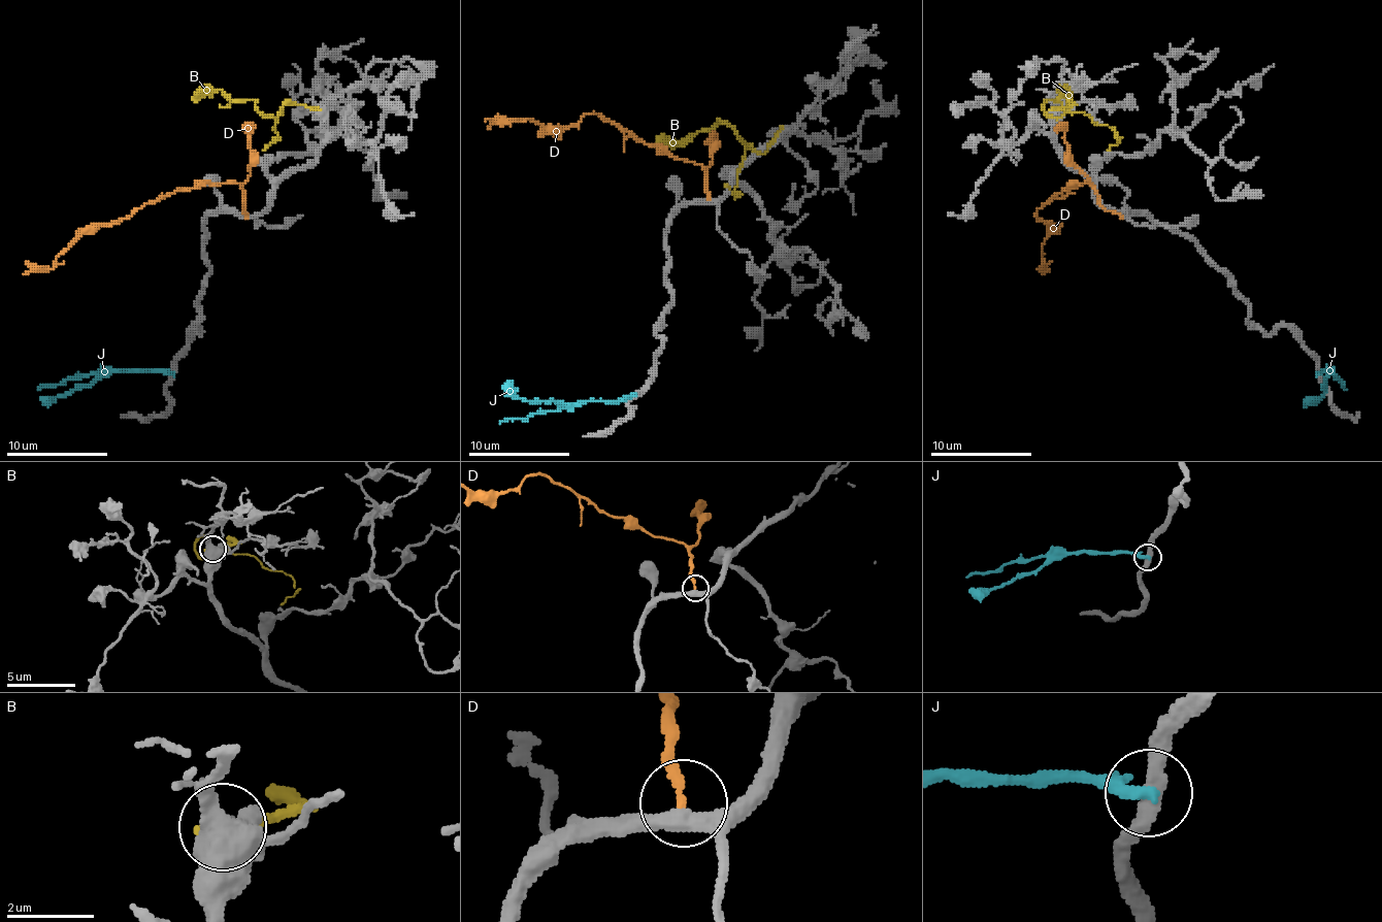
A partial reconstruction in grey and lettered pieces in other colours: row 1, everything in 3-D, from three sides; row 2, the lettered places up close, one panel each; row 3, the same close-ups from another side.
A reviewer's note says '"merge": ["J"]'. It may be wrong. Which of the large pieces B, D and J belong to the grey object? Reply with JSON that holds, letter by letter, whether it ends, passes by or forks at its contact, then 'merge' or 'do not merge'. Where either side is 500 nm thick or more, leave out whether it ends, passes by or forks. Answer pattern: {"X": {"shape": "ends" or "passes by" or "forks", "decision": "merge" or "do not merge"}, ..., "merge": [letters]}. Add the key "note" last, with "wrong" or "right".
{"B": {"decision": "do not merge"}, "D": {"shape": "ends", "decision": "do not merge"}, "J": {"shape": "ends", "decision": "do not merge"}, "merge": [], "note": "wrong"}

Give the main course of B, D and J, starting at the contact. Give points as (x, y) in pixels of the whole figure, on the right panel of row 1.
B: (1056, 109), (1077, 104), (1070, 104), (1059, 117), (1044, 112), (1047, 99), (1056, 99), (1064, 89), (1070, 99)
D: (1119, 216), (1099, 203), (1087, 183), (1047, 200), (1037, 218), (1049, 226), (1042, 245), (1044, 268), (1051, 261)
J: (1319, 374), (1326, 372), (1321, 395), (1304, 404)

